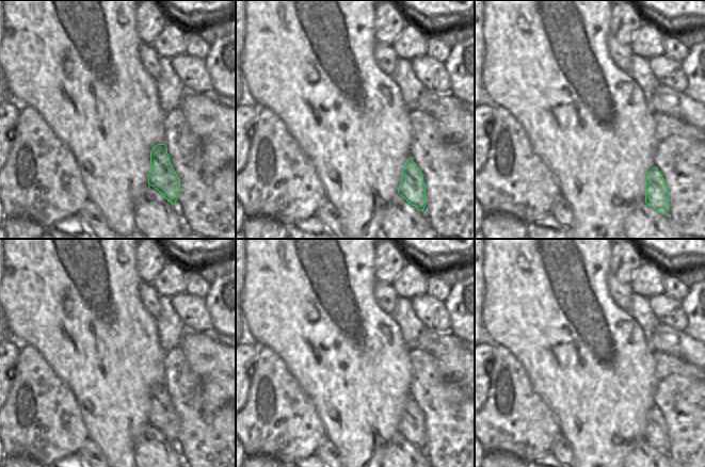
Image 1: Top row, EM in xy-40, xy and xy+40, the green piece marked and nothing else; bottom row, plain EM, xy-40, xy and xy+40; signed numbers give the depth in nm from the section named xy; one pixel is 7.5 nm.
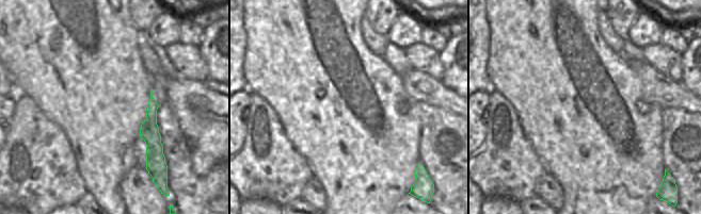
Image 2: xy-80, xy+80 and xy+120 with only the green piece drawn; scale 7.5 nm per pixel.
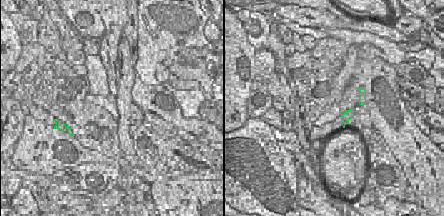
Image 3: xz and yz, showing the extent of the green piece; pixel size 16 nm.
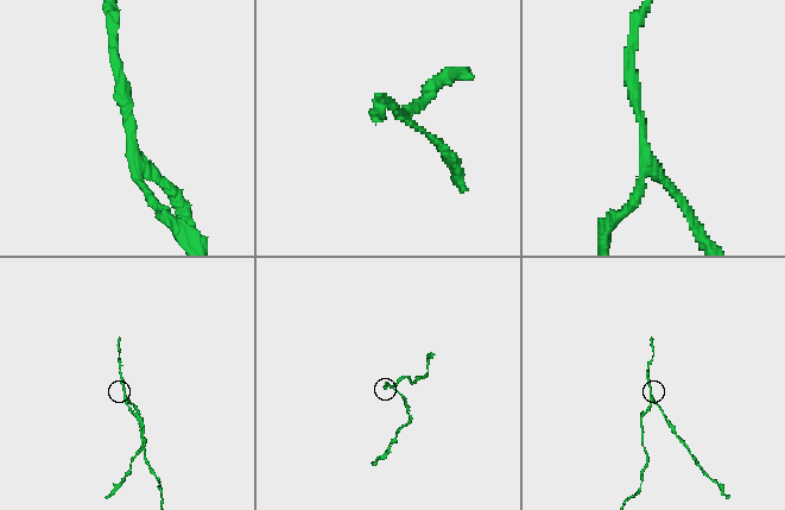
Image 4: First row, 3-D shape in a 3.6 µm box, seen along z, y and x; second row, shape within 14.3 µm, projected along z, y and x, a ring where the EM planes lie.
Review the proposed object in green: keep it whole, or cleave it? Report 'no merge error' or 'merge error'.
merge error

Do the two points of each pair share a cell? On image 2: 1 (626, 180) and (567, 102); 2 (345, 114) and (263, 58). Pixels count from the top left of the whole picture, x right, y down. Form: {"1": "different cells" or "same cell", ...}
{"1": "same cell", "2": "same cell"}

